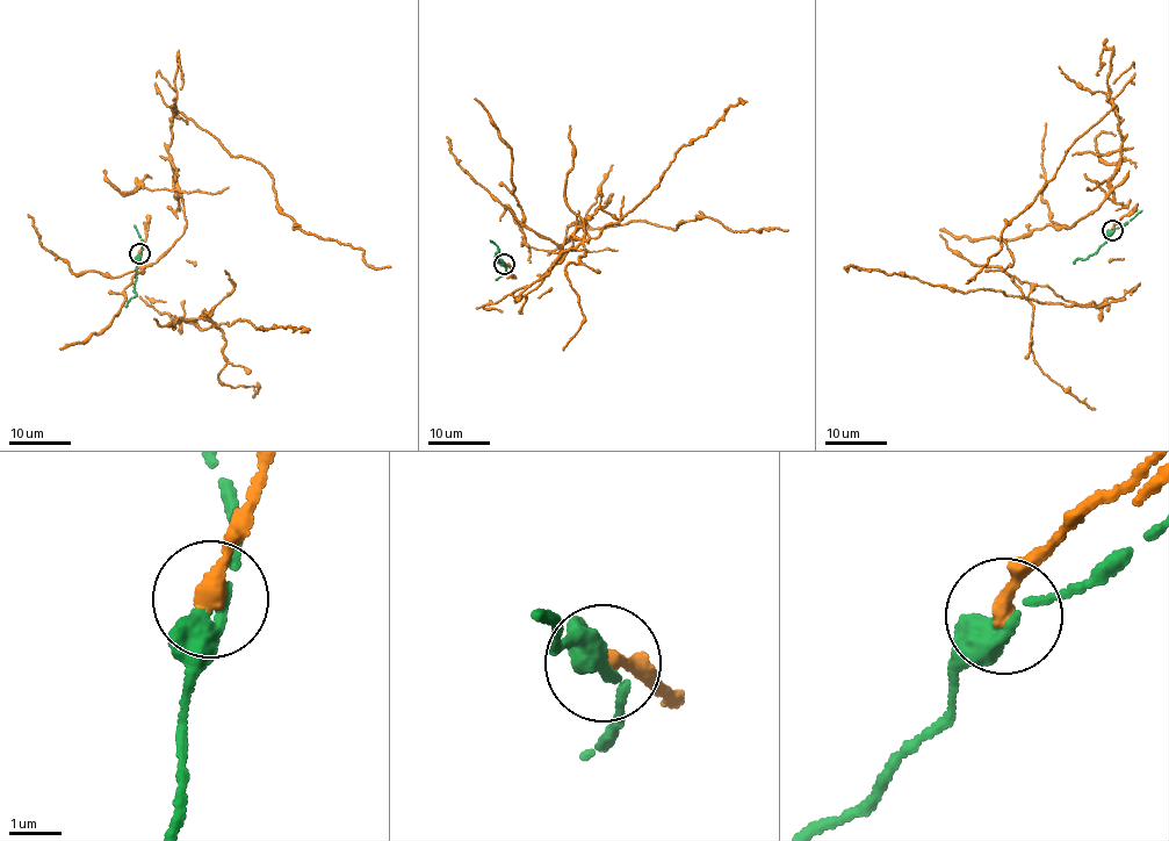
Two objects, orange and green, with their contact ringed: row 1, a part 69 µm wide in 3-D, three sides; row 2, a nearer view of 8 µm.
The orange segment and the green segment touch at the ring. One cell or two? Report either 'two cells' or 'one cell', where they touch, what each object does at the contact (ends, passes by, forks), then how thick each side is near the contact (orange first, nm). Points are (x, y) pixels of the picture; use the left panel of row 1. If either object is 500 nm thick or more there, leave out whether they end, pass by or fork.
two cells | (139, 253) | orange ends | green passes by | 360/400 nm

